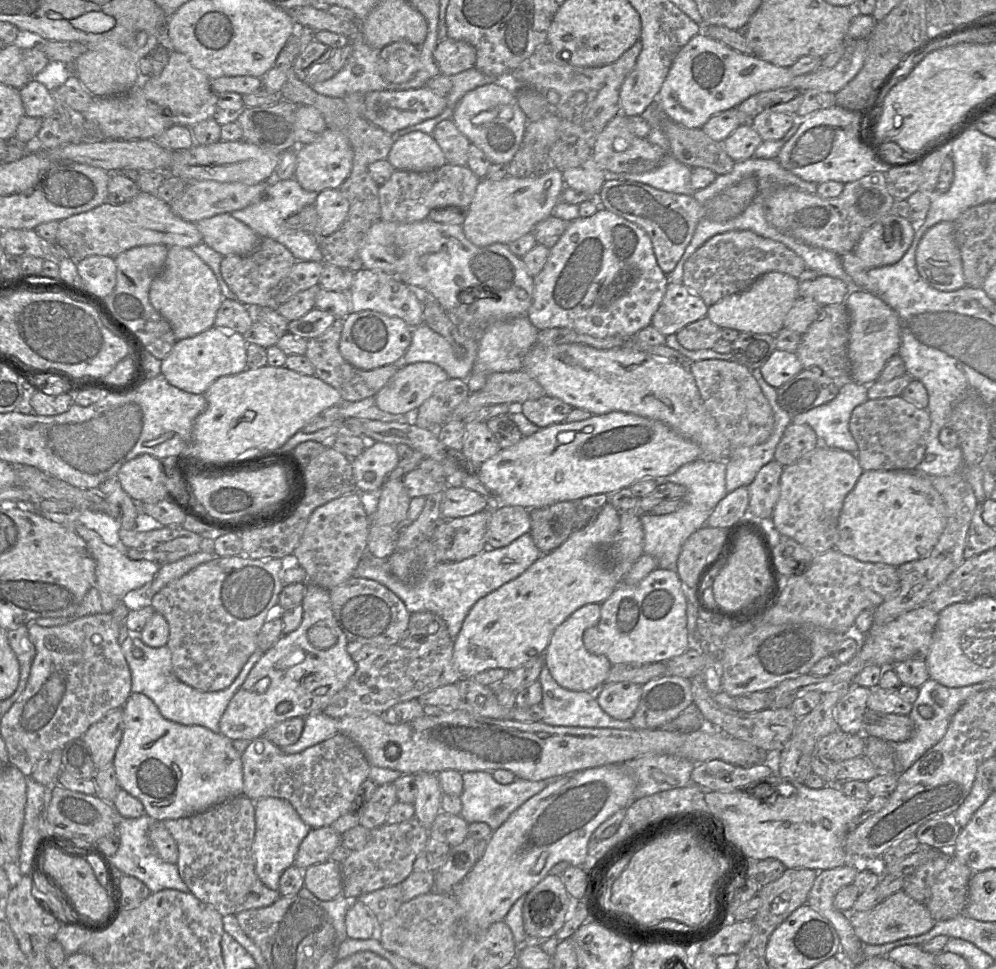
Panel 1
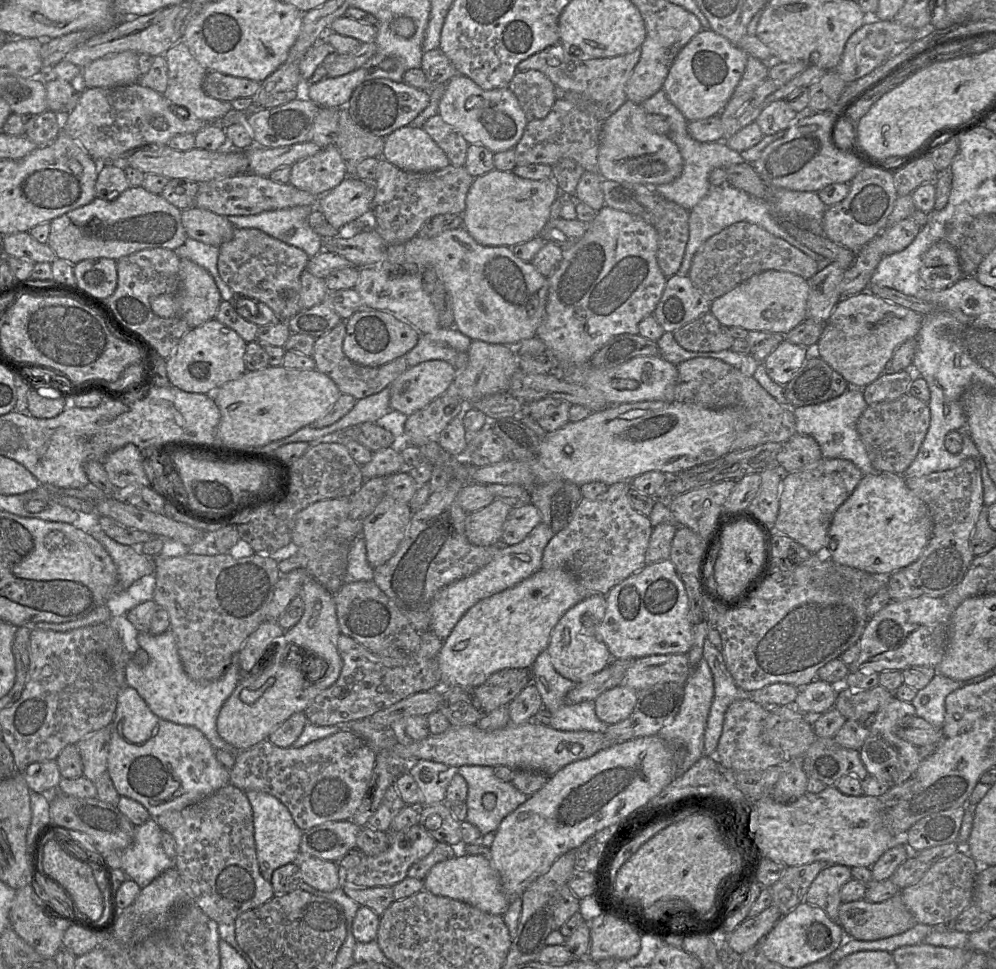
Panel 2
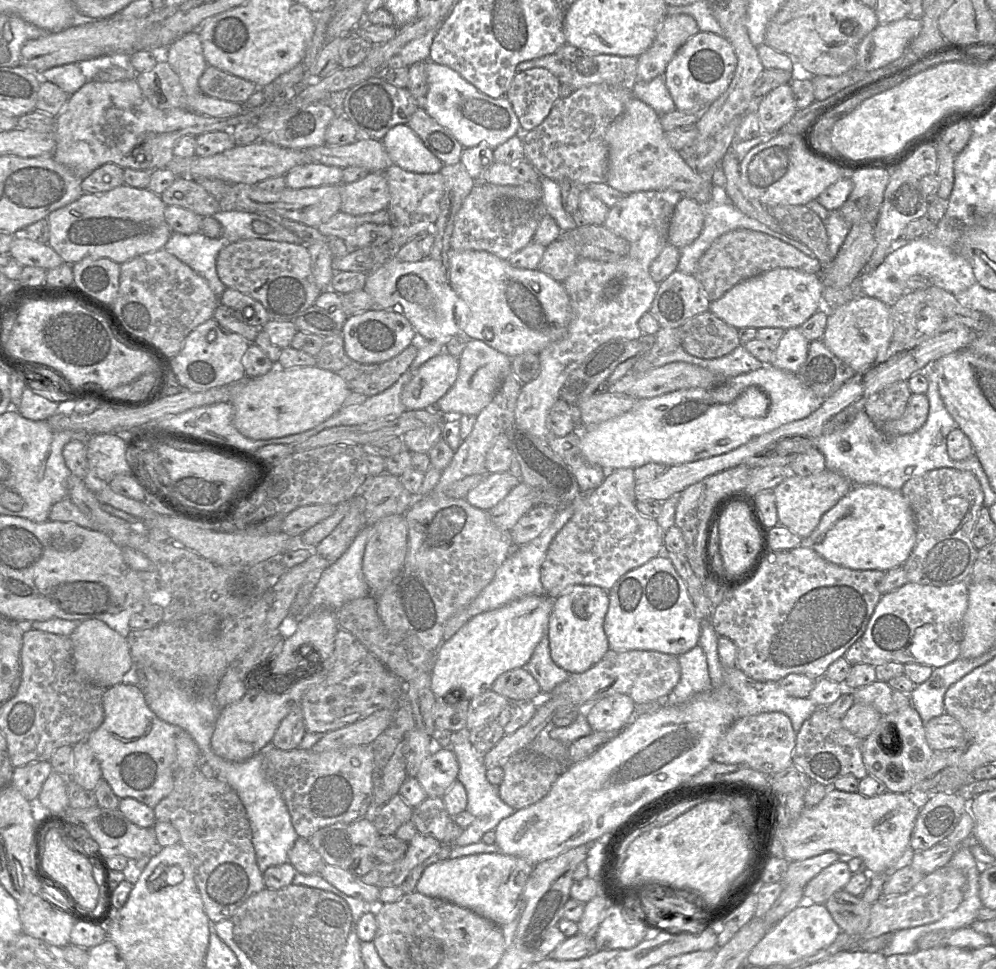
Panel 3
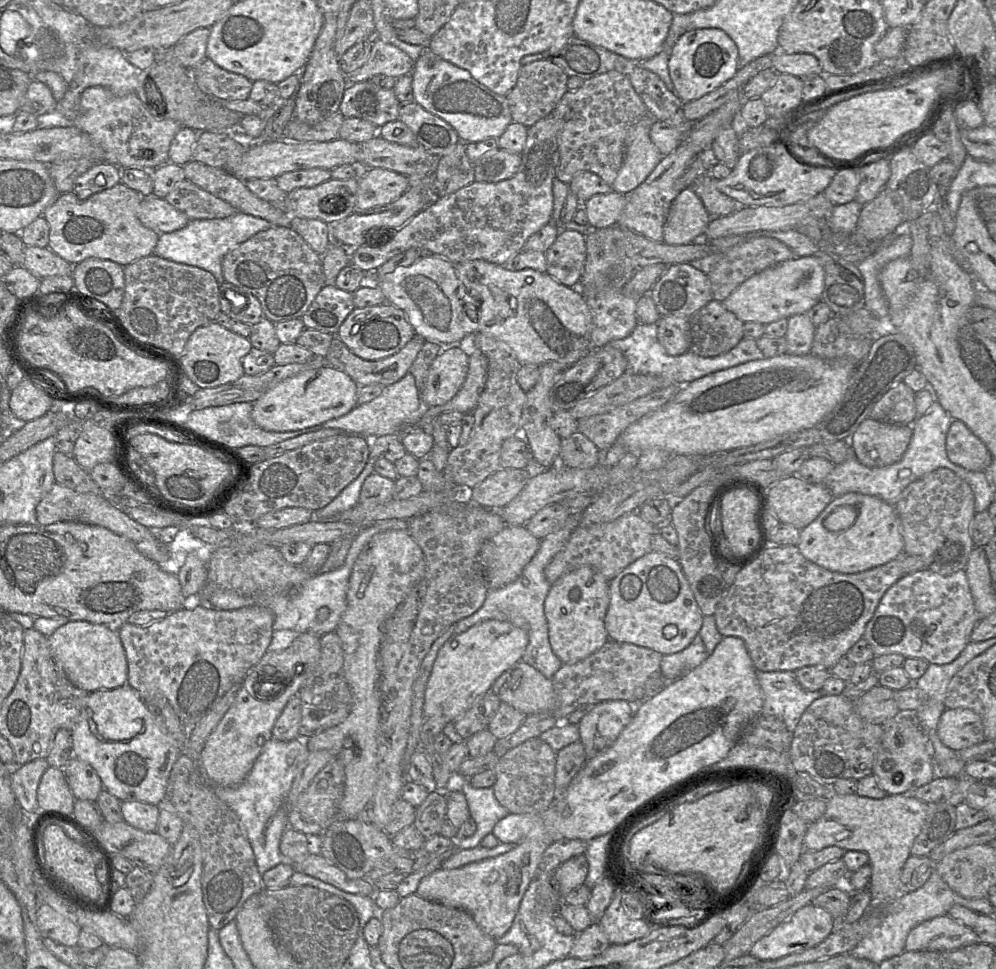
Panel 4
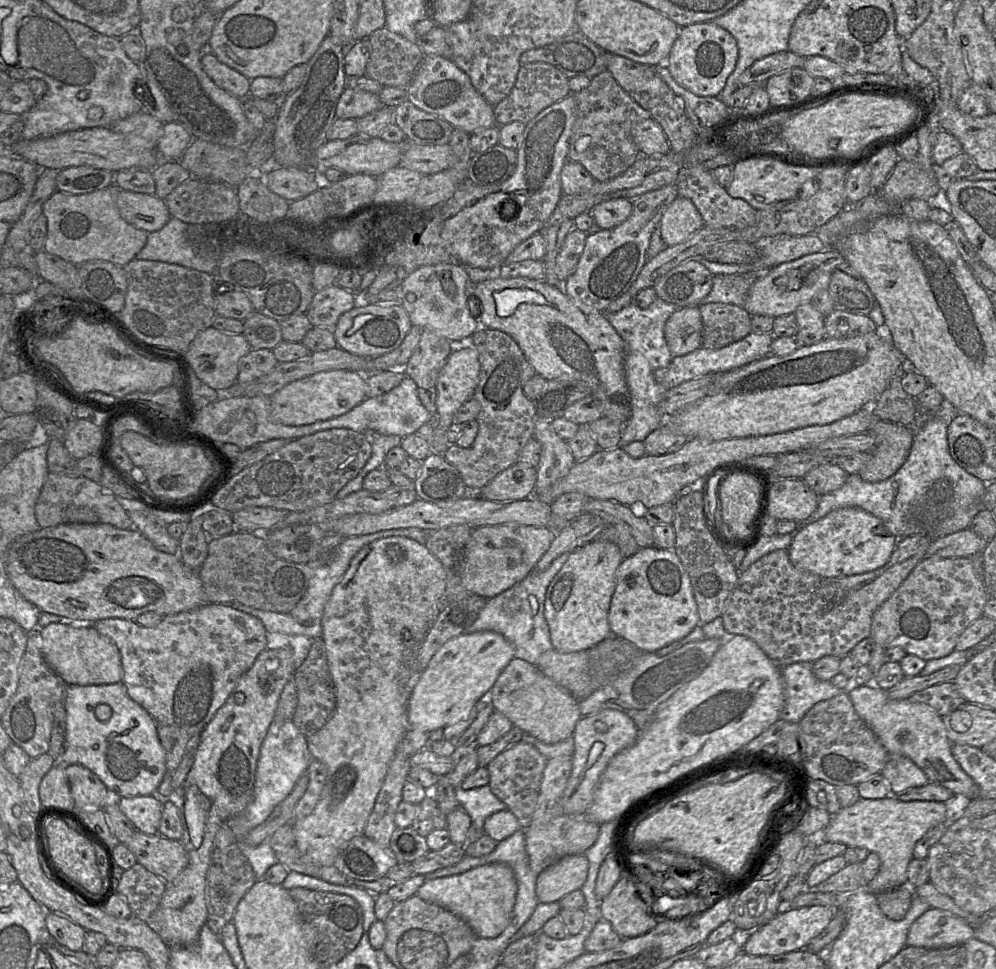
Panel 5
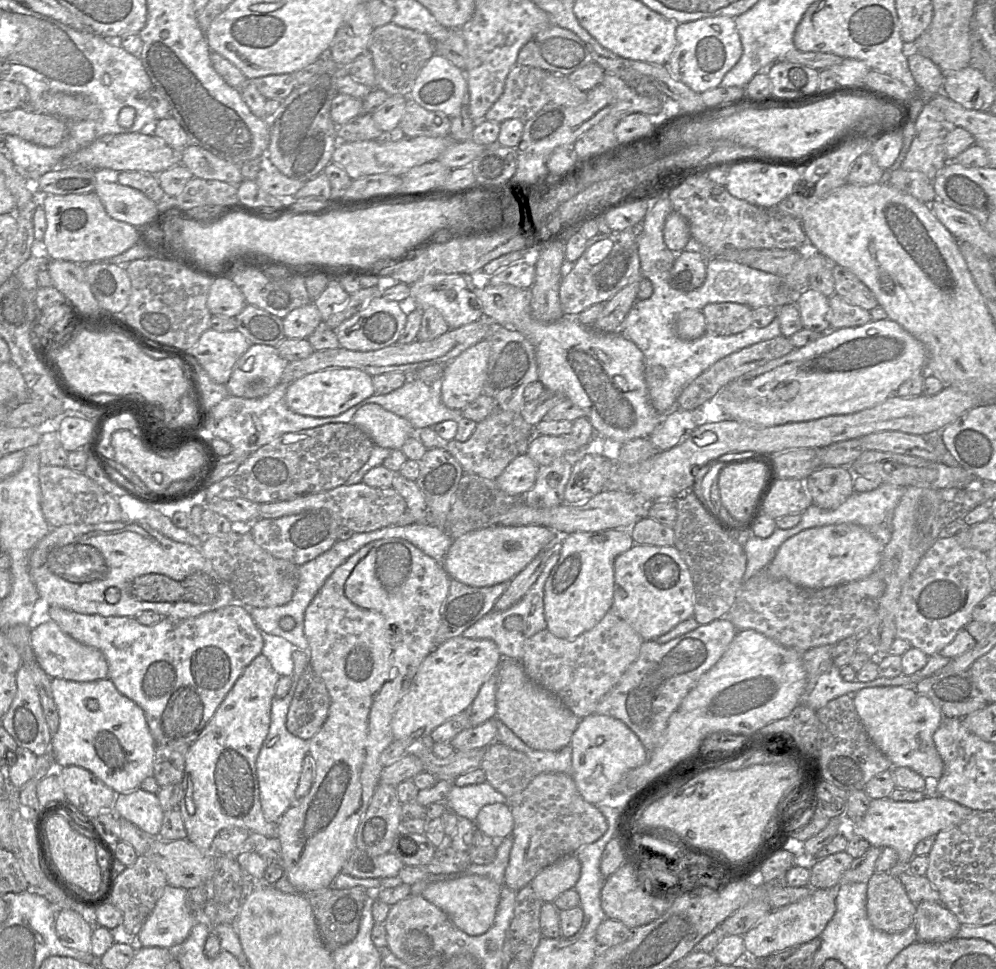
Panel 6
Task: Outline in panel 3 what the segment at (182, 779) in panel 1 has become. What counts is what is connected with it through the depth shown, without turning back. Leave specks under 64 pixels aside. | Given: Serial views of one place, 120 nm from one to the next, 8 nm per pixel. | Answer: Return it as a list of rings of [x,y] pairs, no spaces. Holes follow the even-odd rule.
[[[135,684],[106,688],[102,703],[104,720],[86,739],[100,764],[102,778],[120,799],[132,797],[154,809],[173,790],[177,768],[200,764],[200,750],[188,732],[157,717]]]

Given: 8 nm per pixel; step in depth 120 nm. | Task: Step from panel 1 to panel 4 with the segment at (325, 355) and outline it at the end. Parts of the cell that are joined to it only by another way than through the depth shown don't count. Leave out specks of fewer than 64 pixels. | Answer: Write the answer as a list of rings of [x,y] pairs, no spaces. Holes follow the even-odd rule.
[[[415,335],[396,354],[370,361],[353,354],[337,336],[334,336],[325,356],[325,363],[349,375],[358,386],[389,386],[409,372],[424,342],[421,336]]]

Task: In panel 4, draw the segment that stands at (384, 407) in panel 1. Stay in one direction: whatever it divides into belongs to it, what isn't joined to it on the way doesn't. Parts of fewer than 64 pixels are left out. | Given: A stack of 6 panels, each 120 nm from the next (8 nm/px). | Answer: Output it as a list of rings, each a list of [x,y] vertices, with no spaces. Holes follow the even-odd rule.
[[[459,347],[443,349],[431,363],[426,384],[420,393],[424,407],[441,406],[462,387],[469,366],[469,355]]]

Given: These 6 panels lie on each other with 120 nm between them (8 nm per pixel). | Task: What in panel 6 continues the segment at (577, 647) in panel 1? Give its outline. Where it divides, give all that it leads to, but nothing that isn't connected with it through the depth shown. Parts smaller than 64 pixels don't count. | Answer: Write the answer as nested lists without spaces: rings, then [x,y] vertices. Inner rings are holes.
[[[629,529],[576,532],[561,541],[560,558],[544,588],[547,629],[556,637],[574,640],[593,629],[613,606],[614,561],[634,545]]]

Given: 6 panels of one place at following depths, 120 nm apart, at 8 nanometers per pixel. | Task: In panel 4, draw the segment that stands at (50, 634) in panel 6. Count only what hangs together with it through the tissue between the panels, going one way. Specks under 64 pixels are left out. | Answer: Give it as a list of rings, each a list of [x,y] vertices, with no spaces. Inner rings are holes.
[[[69,621],[56,629],[48,641],[59,670],[77,688],[91,693],[127,684],[127,659],[118,631],[102,624]]]

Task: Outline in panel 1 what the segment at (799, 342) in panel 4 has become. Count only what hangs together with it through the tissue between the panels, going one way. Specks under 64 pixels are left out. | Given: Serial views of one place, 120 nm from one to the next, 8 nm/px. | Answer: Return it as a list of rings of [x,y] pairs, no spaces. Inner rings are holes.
[[[775,349],[768,360],[760,367],[760,372],[769,385],[778,389],[802,369],[803,366],[796,352]]]

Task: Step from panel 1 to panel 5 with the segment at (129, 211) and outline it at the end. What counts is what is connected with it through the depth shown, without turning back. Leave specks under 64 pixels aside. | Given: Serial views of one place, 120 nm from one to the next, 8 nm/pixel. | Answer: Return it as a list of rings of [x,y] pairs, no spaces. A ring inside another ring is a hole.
[[[115,184],[86,194],[55,191],[44,203],[47,234],[43,250],[80,266],[89,261],[108,261],[124,267],[145,246],[148,233],[126,222],[120,215],[116,199],[121,189]]]

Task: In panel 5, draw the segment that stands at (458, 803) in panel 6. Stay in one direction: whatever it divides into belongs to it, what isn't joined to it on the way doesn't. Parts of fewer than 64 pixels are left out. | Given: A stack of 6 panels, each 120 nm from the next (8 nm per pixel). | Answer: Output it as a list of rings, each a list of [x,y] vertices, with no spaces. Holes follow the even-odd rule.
[[[488,784],[470,790],[457,787],[455,794],[459,806],[469,814],[472,824],[478,830],[483,830],[487,817],[498,811],[508,810],[507,805],[491,791]]]

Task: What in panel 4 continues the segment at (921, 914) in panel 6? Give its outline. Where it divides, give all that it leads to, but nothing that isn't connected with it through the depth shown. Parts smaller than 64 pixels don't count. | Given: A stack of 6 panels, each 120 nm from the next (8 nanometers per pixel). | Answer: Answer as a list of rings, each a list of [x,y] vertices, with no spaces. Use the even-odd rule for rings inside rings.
[[[946,914],[914,927],[907,936],[905,951],[951,951],[979,942],[972,929]]]

